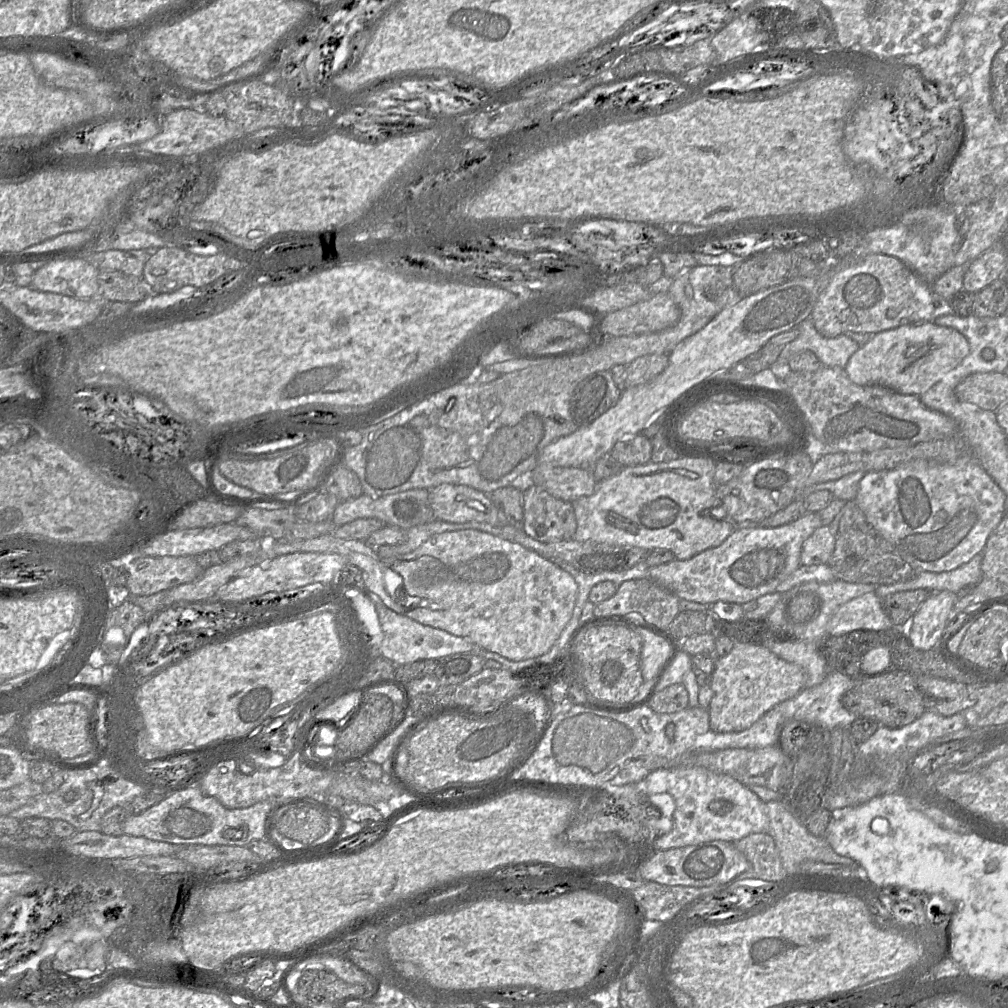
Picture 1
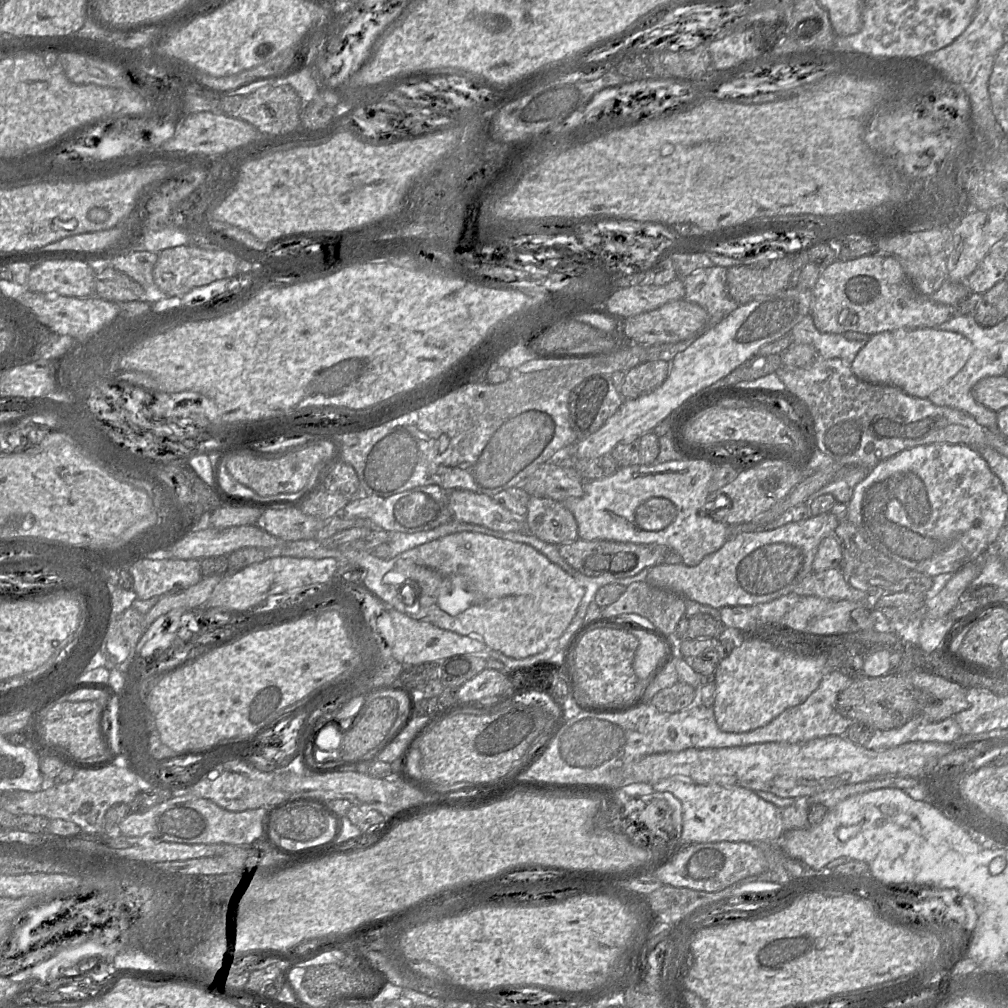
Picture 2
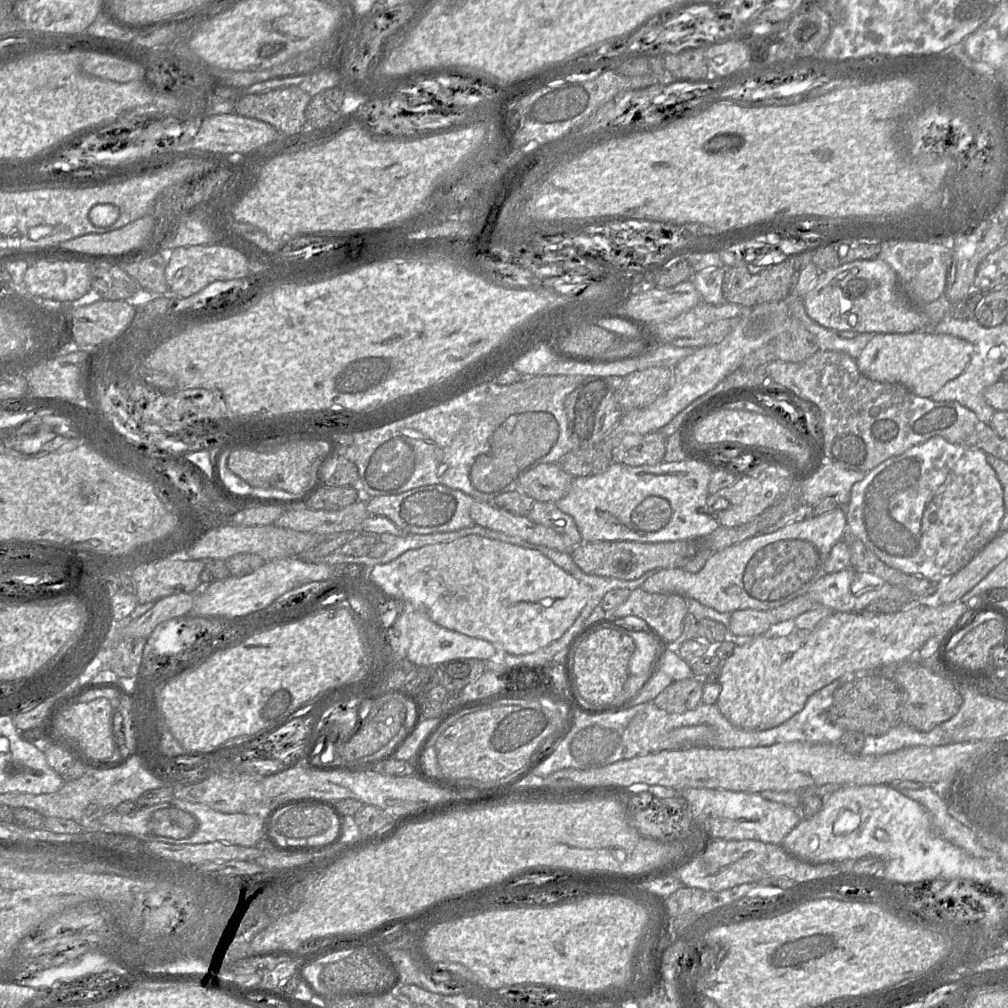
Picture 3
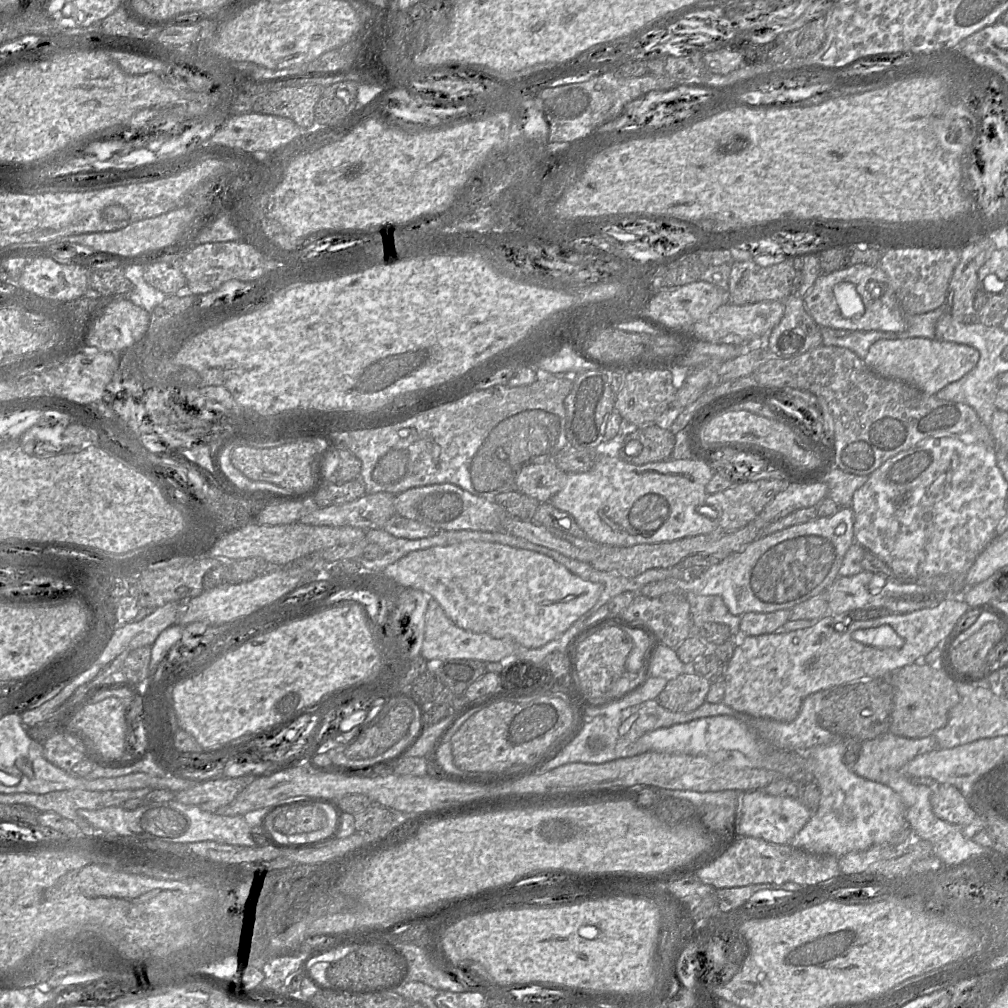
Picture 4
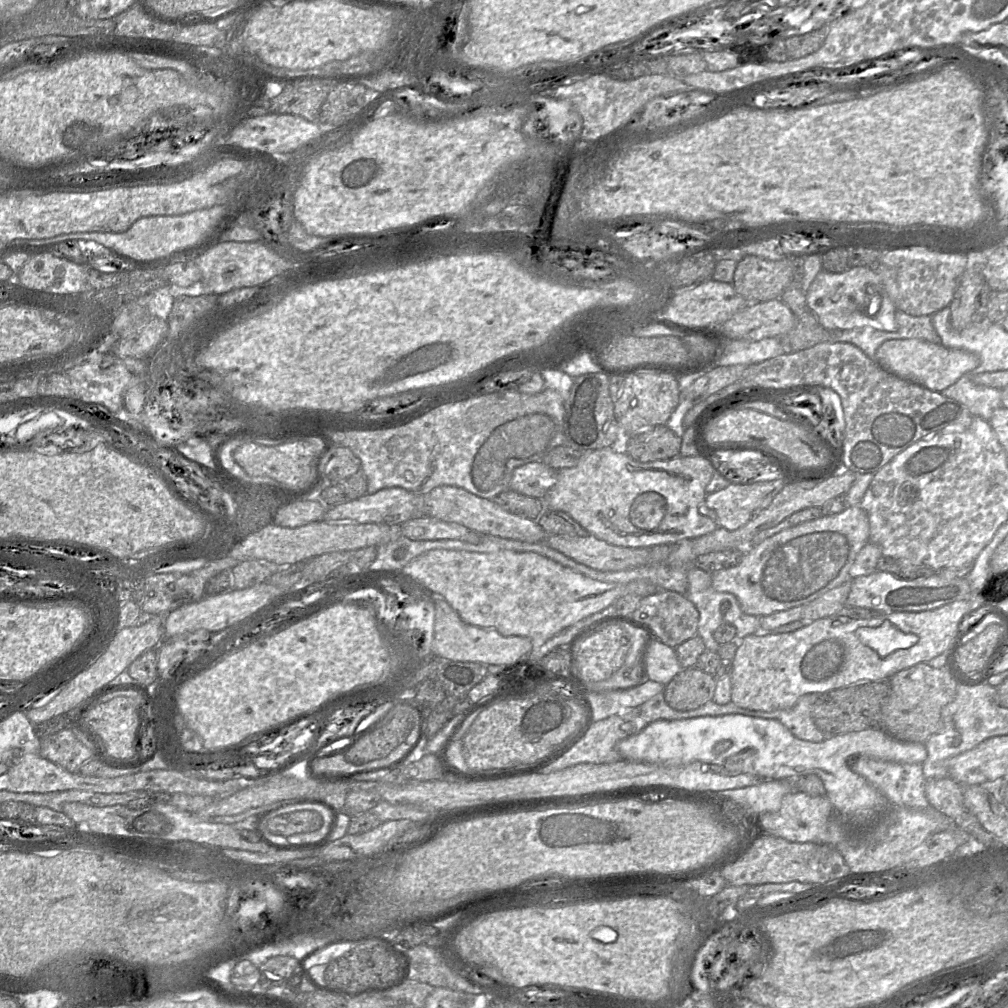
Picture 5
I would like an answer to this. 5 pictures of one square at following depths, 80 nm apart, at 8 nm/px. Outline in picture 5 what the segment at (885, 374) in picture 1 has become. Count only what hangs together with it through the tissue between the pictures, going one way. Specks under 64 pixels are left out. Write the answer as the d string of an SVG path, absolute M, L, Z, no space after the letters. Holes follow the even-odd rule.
M892 339L885 341L876 351L874 361L882 369L917 383L928 390L941 392L953 385L965 373L980 364L980 357L960 349L948 349L918 339Z

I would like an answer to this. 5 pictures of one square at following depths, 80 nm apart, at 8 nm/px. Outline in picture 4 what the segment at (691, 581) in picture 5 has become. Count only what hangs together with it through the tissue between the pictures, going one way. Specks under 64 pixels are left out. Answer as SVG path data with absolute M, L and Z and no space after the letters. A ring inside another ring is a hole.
M686 594L686 598L691 606L691 617L695 627L707 622L716 622L726 624L733 634L741 633L741 616L731 614L720 596Z

